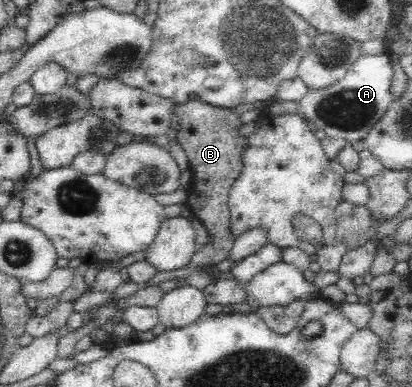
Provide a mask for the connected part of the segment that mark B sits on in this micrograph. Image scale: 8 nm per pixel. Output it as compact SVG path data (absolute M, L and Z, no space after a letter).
M189 100L183 104L176 105L174 111L178 119L178 132L176 140L181 145L187 158L189 159L189 170L194 175L191 186L187 189L188 201L186 206L192 213L193 218L198 218L207 228L211 238L203 248L197 247L196 251L189 261L189 265L181 267L175 271L158 271L149 281L143 283L121 282L117 287L114 300L107 301L101 305L97 314L94 316L94 326L82 326L76 330L70 331L65 336L61 336L57 343L57 356L67 358L74 352L74 347L78 340L85 335L90 335L94 329L100 328L117 313L120 300L129 299L145 287L153 287L161 281L175 279L175 277L187 277L194 273L197 267L207 264L217 264L228 257L230 249L233 248L235 238L231 236L229 230L229 221L231 221L231 212L229 212L229 193L233 183L239 179L243 171L243 159L241 159L242 149L246 146L247 138L245 135L238 134L241 123L241 113L233 112L231 107L217 107L203 100Z

